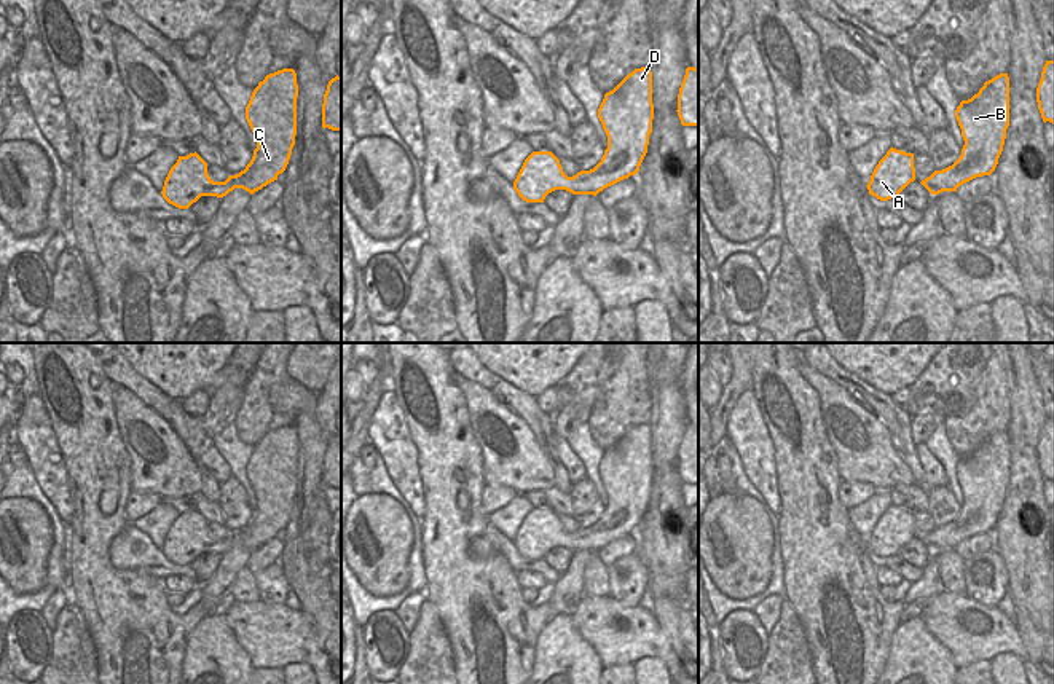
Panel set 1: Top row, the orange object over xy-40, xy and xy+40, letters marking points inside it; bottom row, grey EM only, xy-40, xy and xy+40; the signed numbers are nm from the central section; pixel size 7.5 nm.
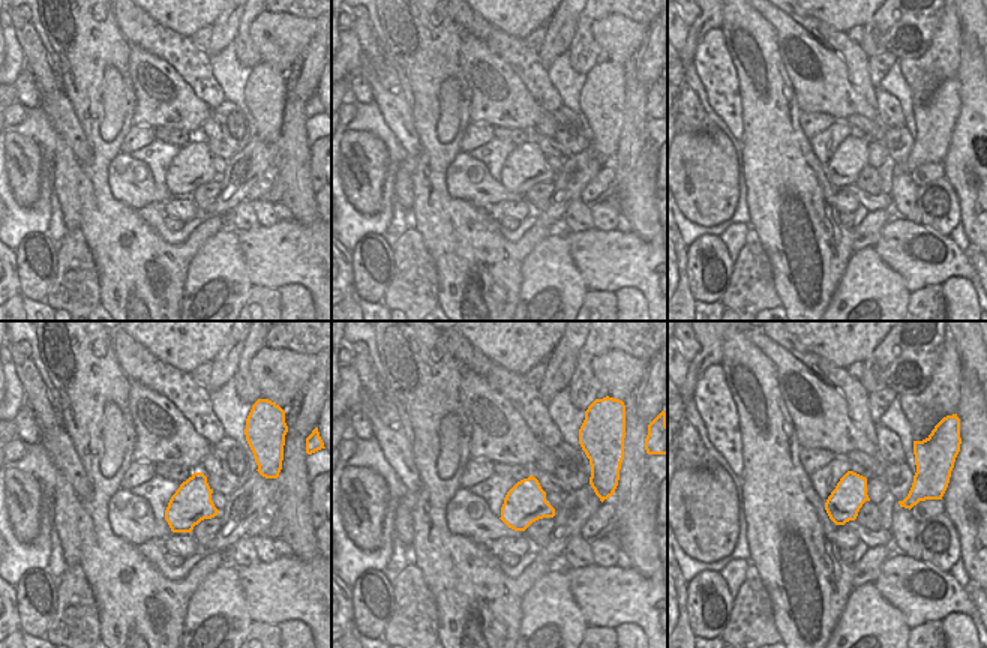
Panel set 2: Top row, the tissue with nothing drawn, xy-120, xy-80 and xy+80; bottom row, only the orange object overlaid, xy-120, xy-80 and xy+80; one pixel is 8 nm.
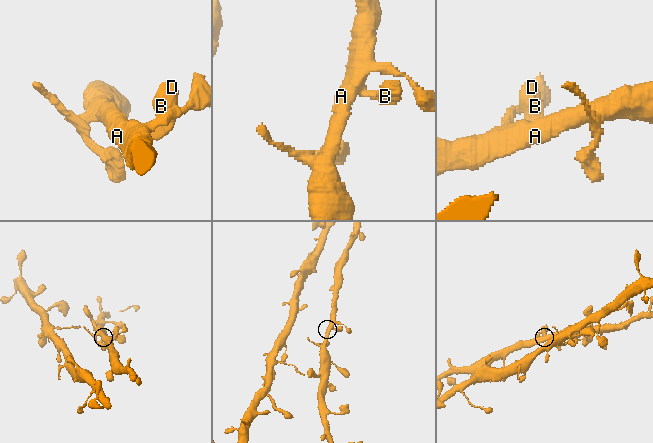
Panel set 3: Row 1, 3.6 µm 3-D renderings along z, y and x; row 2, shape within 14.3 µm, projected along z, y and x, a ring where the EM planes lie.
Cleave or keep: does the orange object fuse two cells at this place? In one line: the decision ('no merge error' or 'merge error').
no merge error

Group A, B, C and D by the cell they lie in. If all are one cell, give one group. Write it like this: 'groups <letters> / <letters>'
groups A B C D

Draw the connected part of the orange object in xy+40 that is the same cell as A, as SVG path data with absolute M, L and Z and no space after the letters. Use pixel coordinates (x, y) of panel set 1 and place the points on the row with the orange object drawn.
M890 148L875 166L869 183L869 195L880 201L898 198L915 180L914 153Z

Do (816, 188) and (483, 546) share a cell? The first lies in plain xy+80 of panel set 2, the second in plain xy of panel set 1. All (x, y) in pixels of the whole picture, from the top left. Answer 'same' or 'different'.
different

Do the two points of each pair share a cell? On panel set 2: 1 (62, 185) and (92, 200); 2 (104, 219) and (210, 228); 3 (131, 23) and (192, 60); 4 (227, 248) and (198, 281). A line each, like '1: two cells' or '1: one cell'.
1: two cells
2: one cell
3: one cell
4: one cell

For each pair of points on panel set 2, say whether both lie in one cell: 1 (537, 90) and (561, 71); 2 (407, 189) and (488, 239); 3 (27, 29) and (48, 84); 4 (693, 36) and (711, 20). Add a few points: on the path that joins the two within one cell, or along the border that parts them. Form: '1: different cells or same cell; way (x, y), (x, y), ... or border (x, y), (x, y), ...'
1: different cells; border (546, 66), (546, 75), (563, 104)
2: different cells; border (414, 159), (411, 171), (413, 207), (410, 210)
3: same cell; way (30, 42), (42, 71)
4: same cell; way (698, 32), (707, 23)

